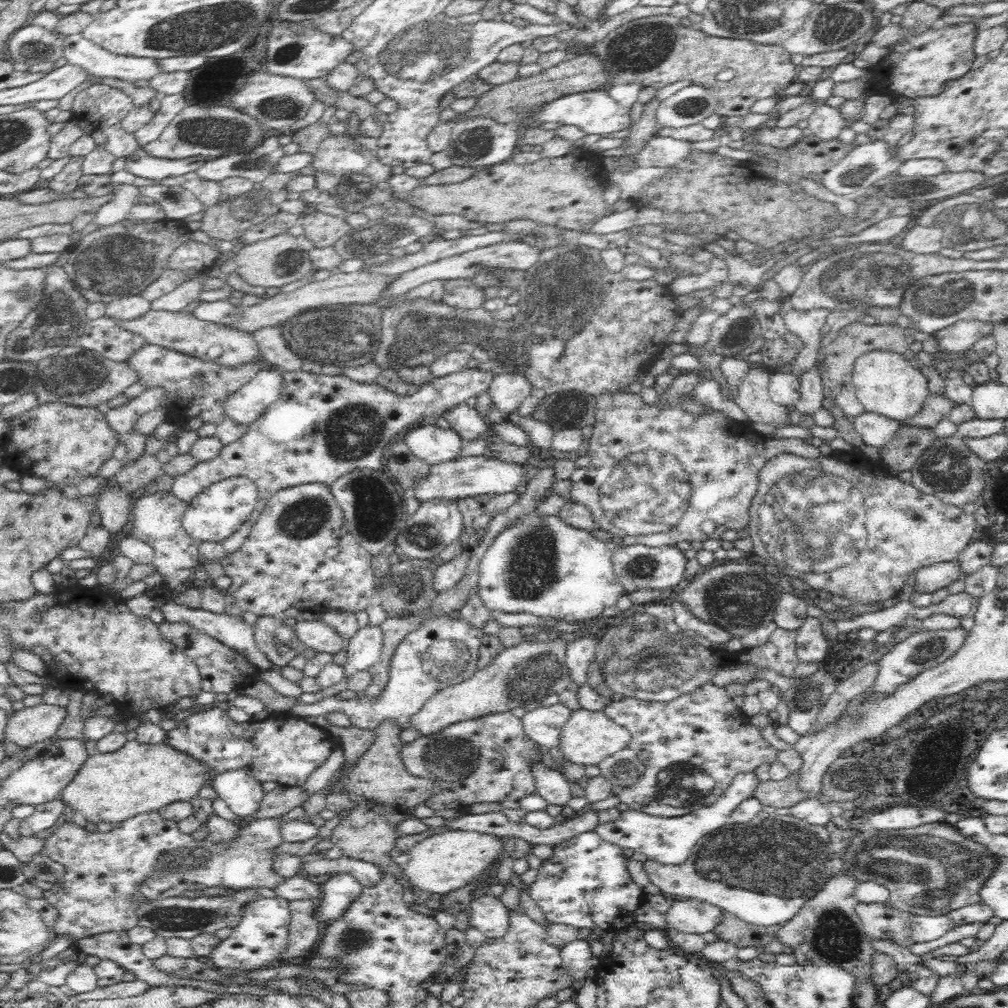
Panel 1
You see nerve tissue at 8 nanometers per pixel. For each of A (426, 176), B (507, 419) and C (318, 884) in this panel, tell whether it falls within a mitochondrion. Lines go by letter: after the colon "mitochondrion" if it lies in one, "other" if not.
A: other
B: other
C: other

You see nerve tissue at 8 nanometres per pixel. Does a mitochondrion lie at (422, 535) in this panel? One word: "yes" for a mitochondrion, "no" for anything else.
yes

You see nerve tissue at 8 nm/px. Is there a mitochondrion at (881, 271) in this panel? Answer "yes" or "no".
yes

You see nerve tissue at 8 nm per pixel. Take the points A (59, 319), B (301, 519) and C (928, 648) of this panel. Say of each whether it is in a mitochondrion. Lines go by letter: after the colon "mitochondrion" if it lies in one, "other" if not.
A: mitochondrion
B: mitochondrion
C: mitochondrion

